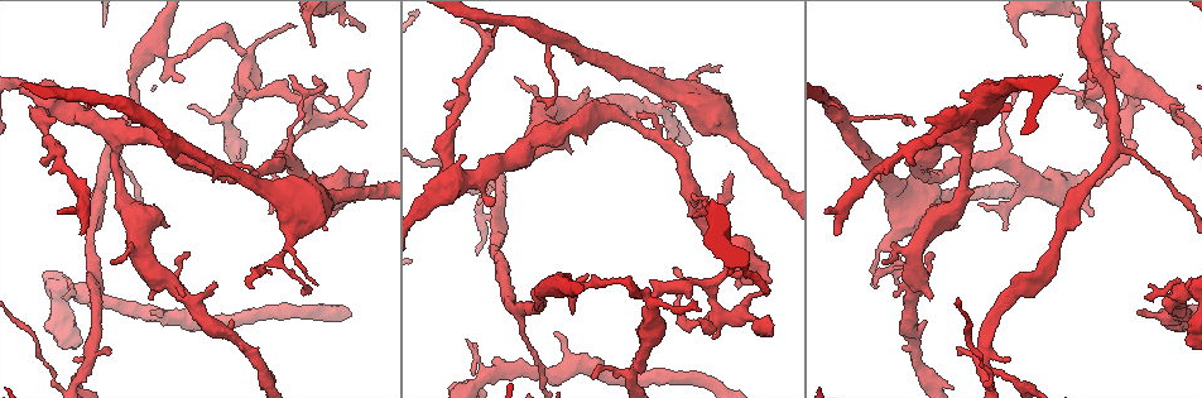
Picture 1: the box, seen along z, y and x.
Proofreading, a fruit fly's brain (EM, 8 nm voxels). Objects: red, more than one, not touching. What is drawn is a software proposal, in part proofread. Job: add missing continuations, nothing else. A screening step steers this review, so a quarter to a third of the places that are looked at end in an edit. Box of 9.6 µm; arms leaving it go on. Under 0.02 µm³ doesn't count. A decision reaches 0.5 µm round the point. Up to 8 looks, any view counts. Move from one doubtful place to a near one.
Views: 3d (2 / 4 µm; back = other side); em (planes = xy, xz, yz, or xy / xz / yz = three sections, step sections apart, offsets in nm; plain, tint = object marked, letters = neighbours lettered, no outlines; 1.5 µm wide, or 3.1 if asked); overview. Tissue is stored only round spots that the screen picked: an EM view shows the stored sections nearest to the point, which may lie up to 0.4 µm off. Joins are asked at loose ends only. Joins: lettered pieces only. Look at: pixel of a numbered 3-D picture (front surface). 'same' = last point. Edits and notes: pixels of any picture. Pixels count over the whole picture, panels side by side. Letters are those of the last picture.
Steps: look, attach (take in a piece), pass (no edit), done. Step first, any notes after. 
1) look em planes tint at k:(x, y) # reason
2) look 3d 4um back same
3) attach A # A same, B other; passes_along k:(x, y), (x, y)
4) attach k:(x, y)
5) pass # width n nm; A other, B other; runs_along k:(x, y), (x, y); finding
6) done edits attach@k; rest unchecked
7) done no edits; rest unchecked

look em planes letters at 1:(573, 313) # an open end

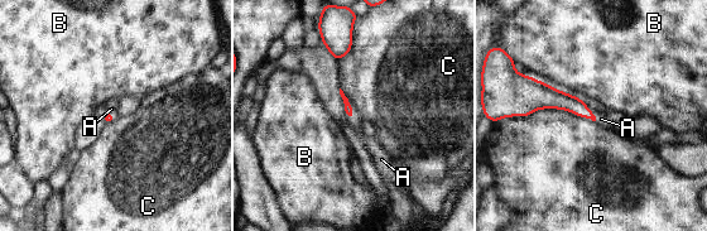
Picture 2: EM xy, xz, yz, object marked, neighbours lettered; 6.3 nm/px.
attach A # A same, B other, C other; it goes on there

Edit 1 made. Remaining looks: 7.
look 3d 4um at 1:(696, 320) # branch stops here

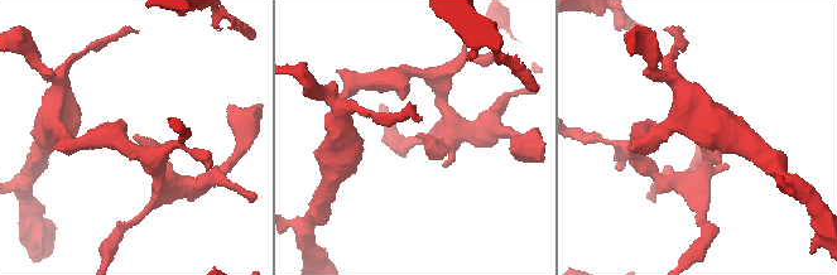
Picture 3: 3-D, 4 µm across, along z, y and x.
look em yz step 4 letters at 3:(419, 134)

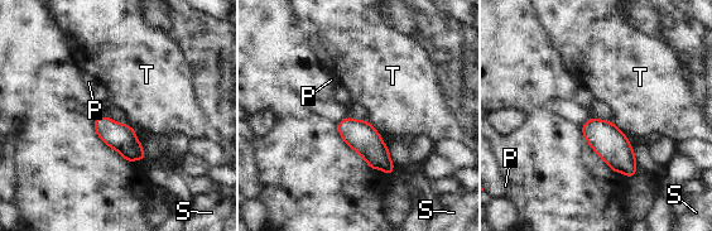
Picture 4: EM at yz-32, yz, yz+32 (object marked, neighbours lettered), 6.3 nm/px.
pass # P other, S other, T other; no lettered piece goes on from it

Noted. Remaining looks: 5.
look 3d 4um at 1:(154, 310)

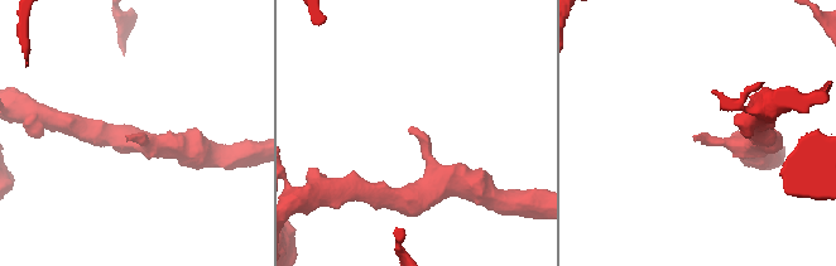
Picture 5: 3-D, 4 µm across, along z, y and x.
look em xy step 4 letters at 5:(701, 135)

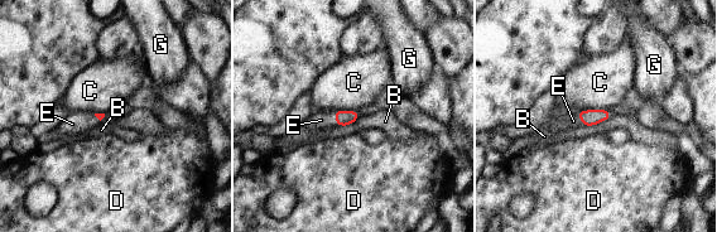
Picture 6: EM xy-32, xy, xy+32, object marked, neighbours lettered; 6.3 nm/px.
look em planes letters same

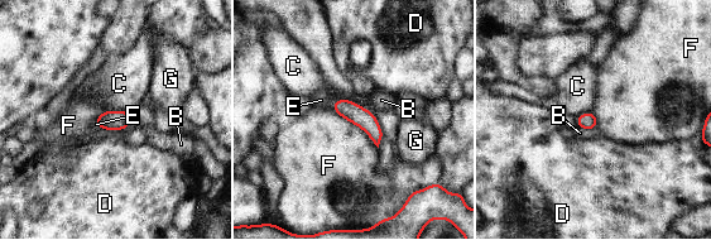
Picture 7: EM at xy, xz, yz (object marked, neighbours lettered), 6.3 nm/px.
attach E # longest_contact F 380 nm; B other, C other, D other, E same, F other, G other; passes_along 7:(363, 118), (334, 105), (321, 100); the neuron continues

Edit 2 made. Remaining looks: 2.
done edits attach@2, attach@7; rest unchecked

